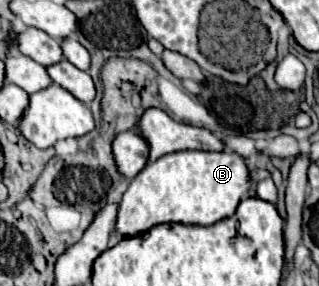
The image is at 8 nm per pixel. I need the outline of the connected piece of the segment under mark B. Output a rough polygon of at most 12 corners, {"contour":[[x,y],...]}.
{"contour":[[182,150],[128,184],[116,234],[236,212],[248,166],[236,152]]}

